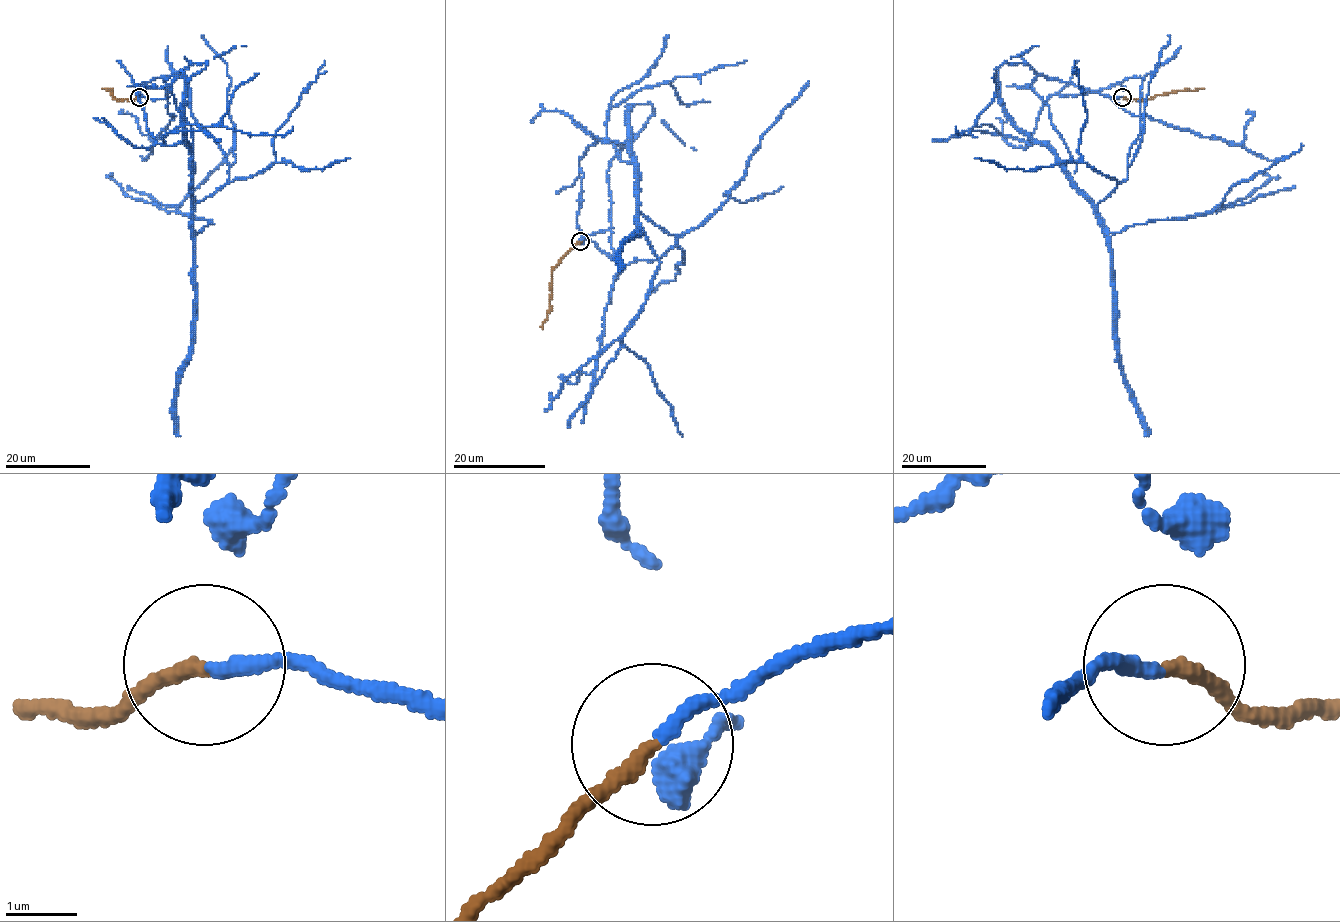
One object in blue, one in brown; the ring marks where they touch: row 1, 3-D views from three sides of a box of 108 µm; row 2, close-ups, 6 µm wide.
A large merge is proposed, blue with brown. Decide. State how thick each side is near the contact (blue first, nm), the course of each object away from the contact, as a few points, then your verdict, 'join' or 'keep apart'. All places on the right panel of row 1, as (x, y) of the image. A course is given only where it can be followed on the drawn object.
calibres 200 and 220 nm; course blue (1123, 97), (1027, 64), (995, 70), (1004, 113), (1055, 154), (1111, 233), (1205, 215), (1237, 182), (1302, 143); course brown (1123, 97), (1149, 98), (1204, 88); join

